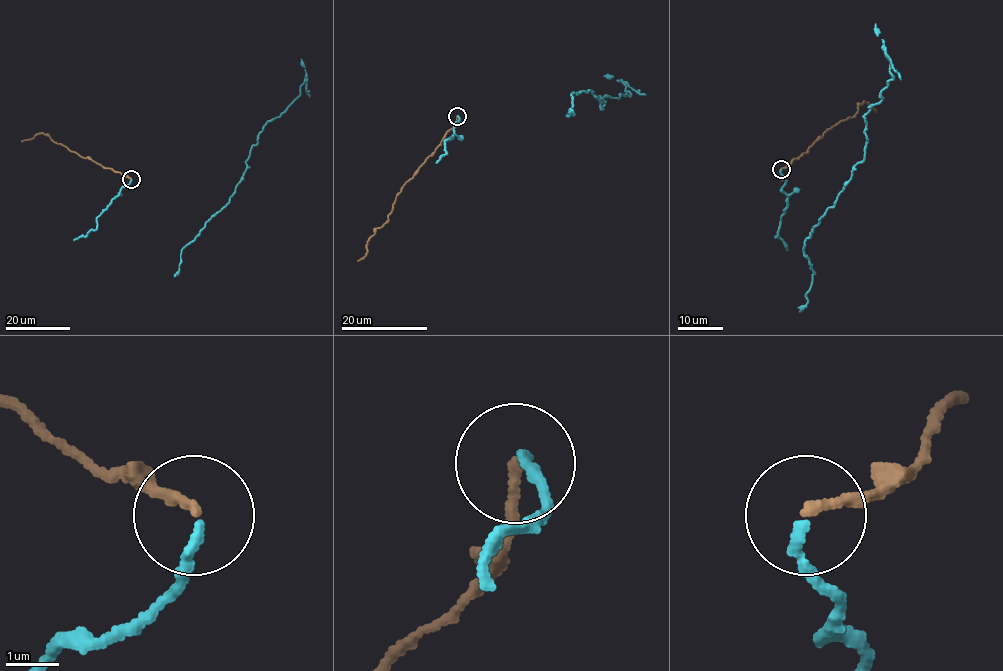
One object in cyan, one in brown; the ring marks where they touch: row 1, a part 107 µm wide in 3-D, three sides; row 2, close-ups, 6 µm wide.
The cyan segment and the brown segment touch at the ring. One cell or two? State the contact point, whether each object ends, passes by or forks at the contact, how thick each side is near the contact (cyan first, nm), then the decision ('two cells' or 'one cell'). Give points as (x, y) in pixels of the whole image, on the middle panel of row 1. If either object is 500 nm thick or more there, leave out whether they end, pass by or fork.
at (457, 116); cyan ends there; brown ends there; 170 nm thick on the cyan side, 160 nm on the other; two cells

